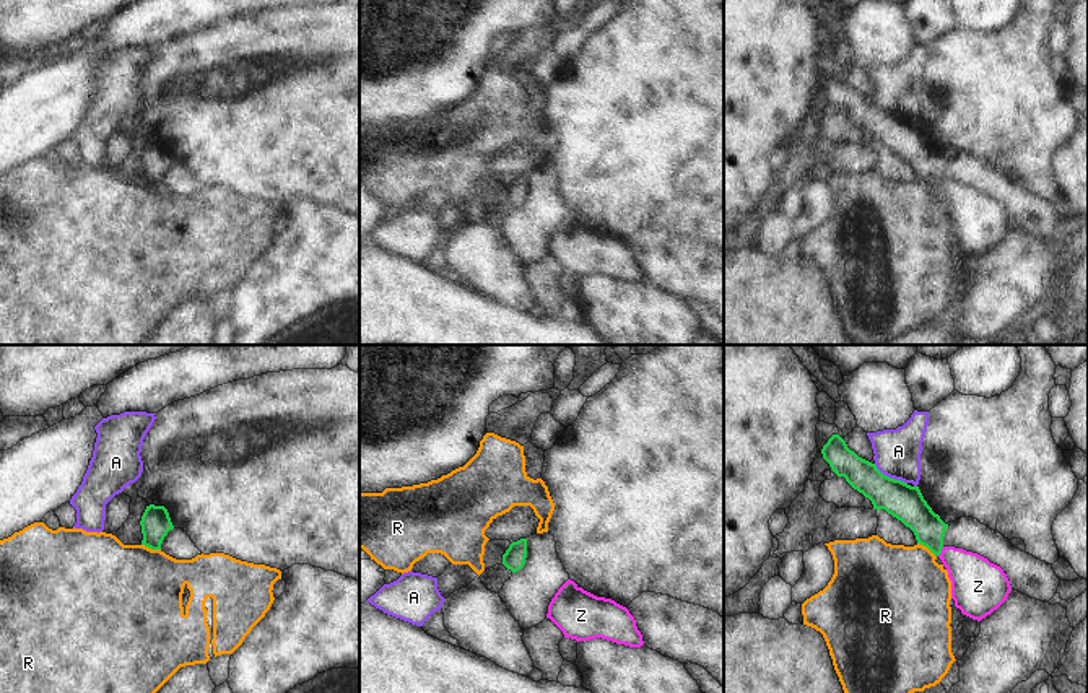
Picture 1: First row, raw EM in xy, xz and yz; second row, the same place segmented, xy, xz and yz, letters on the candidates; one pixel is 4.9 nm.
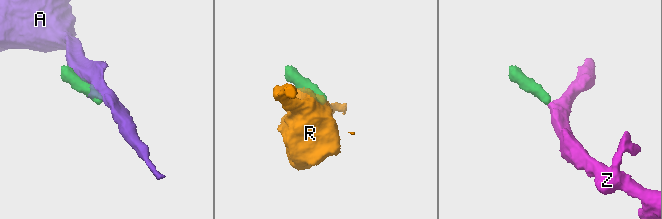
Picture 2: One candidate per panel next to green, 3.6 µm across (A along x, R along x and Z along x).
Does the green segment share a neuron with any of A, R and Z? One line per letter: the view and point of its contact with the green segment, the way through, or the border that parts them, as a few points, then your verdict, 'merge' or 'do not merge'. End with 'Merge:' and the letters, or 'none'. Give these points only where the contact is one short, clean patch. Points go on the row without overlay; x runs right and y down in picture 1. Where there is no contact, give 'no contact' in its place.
A: meets green in yz at (888, 113); border along yz (874, 100), (883, 109), (906, 119); do not merge
R: meets green in xy at (152, 184); border along xy (142, 179), (160, 186); do not merge
Z: meets green in yz at (940, 187); runs through yz (913, 147), (927, 161), (940, 187), (978, 222); merge
Merge: Z

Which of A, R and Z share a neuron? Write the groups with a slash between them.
A / R / Z

